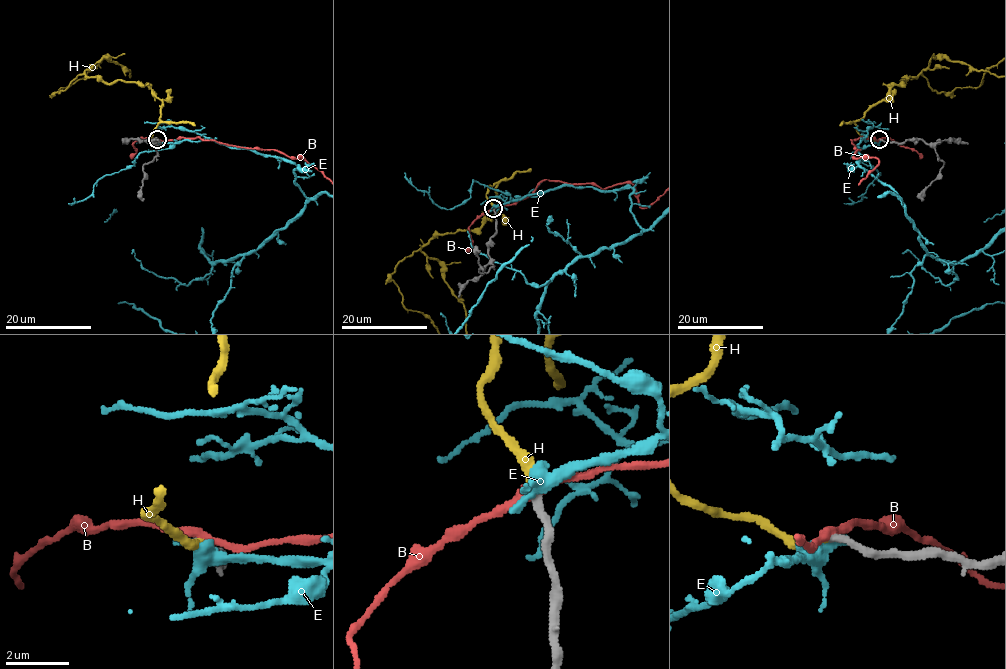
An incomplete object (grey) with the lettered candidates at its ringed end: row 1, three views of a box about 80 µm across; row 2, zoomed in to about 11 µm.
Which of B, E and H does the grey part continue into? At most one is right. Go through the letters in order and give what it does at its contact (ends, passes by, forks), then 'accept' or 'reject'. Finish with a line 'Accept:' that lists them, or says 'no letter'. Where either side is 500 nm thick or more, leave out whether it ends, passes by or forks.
B: it passes by; reject
E: it forks; reject
H: it ends; accept
Accept: H

